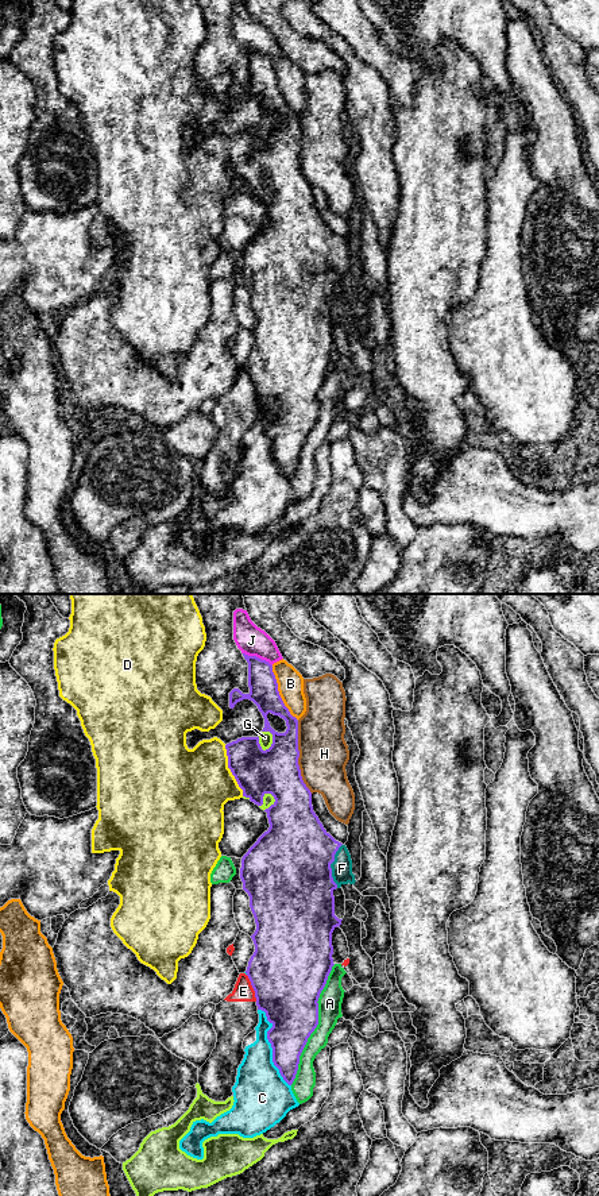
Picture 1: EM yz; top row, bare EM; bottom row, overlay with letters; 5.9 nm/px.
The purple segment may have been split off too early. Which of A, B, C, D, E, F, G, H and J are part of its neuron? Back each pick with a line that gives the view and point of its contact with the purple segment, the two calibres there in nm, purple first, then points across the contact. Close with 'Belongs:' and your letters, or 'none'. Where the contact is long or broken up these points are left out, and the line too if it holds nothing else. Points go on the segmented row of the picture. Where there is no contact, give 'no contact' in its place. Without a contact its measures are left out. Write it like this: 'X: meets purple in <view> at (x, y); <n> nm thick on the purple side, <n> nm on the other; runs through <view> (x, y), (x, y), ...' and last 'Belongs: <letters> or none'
F: meets purple in yz at (329, 865); 500 nm thick on the purple side, 130 nm on the other
Belongs: F

